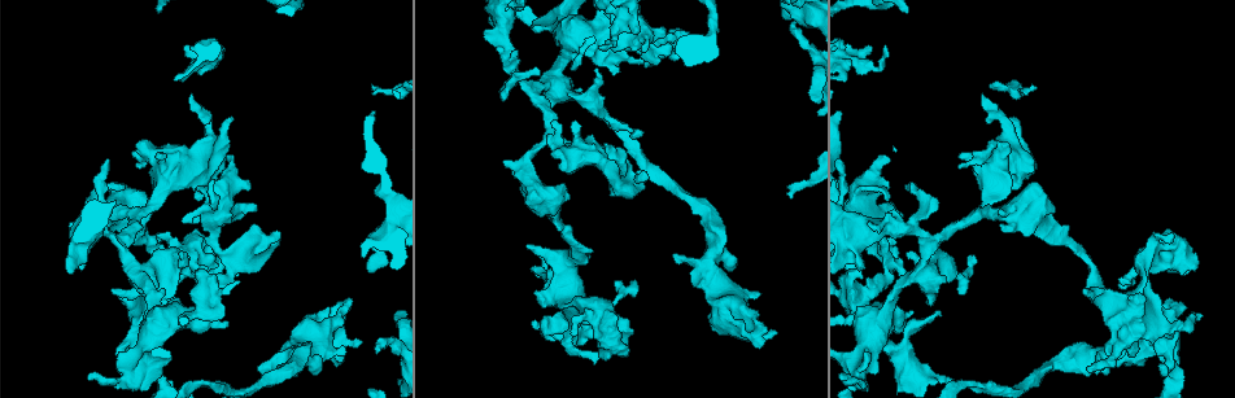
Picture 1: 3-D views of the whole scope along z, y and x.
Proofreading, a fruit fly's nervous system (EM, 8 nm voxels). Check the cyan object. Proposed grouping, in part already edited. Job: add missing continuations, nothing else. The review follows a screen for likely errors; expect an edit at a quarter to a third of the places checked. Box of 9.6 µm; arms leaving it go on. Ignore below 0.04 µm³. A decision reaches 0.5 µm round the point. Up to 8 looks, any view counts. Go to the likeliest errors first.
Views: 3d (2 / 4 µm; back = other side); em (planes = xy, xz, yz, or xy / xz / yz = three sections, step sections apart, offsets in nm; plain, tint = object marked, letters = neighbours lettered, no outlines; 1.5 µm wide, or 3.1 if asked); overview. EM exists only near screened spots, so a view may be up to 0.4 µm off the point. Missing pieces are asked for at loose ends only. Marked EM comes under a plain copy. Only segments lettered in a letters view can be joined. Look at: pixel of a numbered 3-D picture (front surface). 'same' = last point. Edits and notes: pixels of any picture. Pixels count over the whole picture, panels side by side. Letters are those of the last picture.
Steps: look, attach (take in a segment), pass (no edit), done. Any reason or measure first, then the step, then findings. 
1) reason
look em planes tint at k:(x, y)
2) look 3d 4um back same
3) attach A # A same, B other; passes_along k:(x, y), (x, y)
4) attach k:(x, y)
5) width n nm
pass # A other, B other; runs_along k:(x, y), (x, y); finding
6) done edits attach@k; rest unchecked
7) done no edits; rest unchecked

free end
look em planes tint at 1:(158, 239)

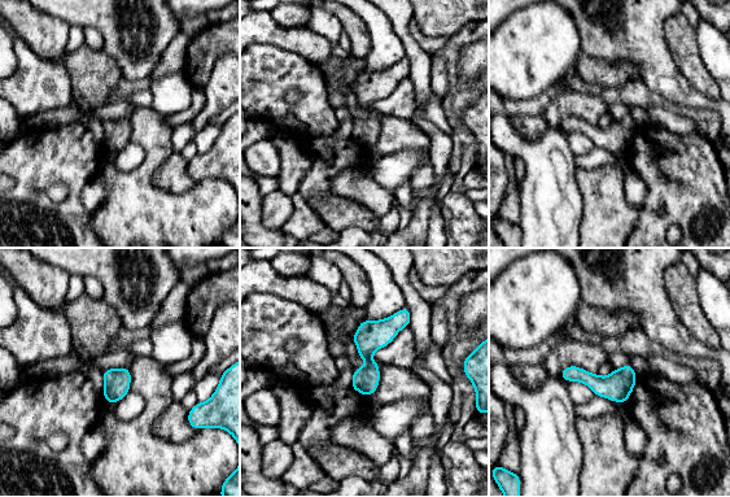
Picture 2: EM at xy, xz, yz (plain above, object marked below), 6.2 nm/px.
look em planes letters same

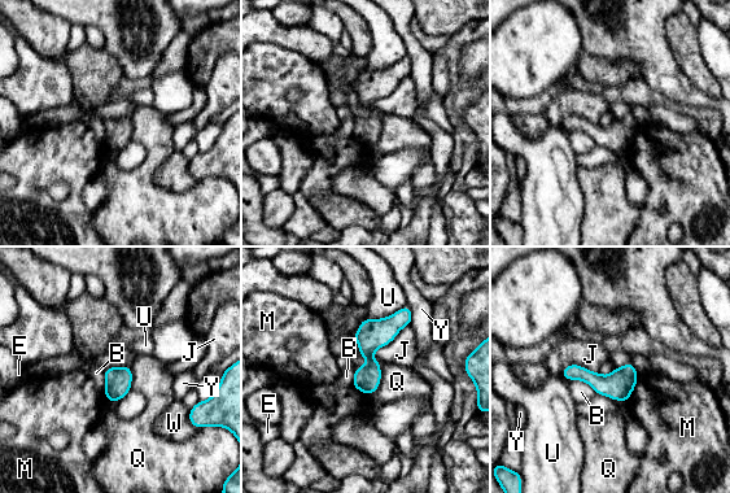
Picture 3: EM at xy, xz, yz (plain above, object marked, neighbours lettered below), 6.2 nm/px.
pass # B other, E other, J other, M other, Q other, U other, W other, Y other; none of them fits

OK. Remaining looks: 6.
free end
look 3d 4um at 1:(595, 68)

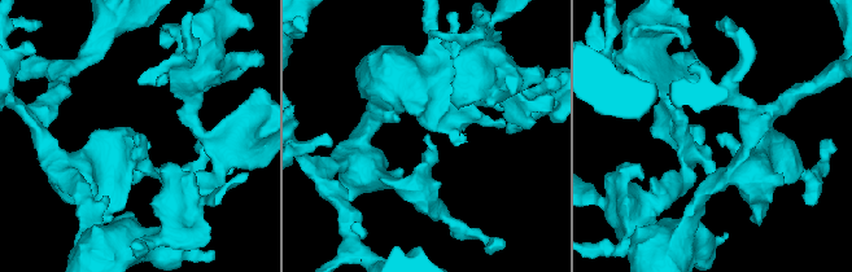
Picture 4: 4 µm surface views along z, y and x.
now the EM
look em xy step 8 letters at 4:(719, 138)

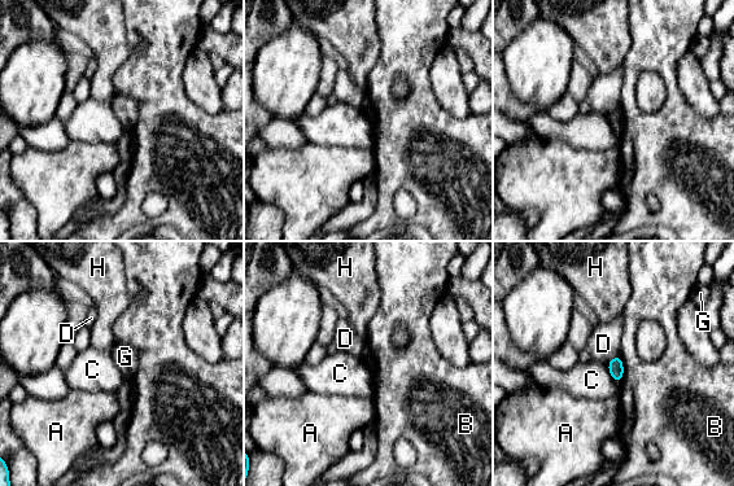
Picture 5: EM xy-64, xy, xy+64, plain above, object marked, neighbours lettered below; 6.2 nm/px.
another direction
look em yz step 4 letters same

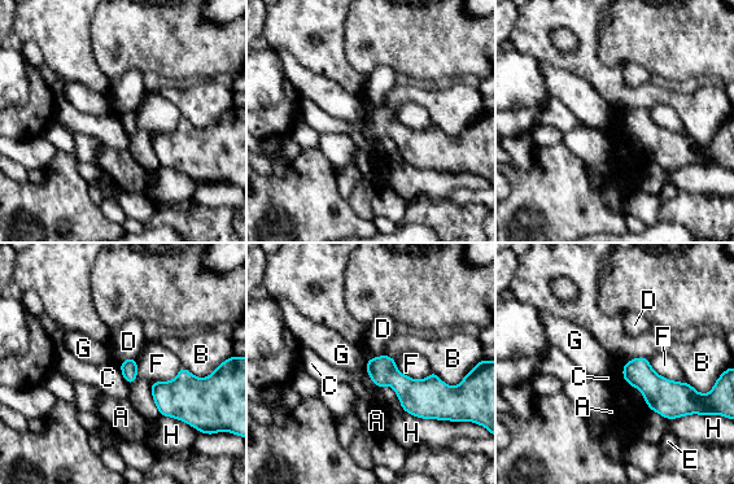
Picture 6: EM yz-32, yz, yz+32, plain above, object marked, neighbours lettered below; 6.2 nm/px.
width 110 nm
pass # A other, B other, C other, D other, E other, F other, G other, H other; none of them fits

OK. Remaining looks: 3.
an open end
look em planes letters at 1:(1087, 368)

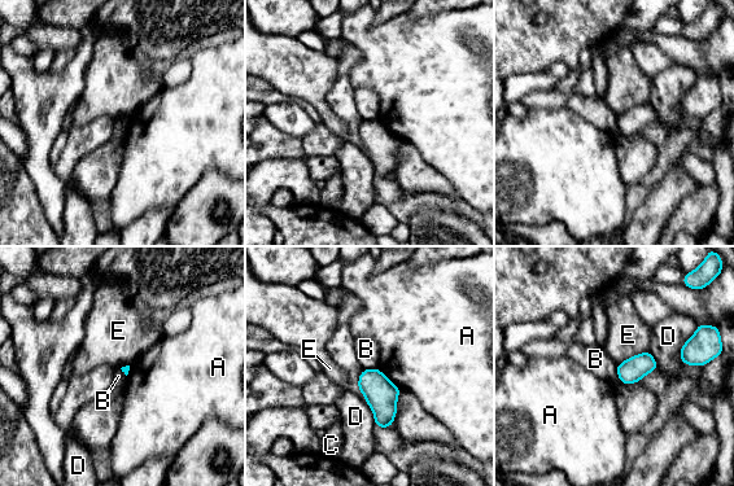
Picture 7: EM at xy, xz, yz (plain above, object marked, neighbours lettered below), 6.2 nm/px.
pass # A other, B other, C other, D other, E other; border 7:(616, 364), (616, 375), (620, 381); none of them fits

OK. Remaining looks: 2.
done no edits; rest unchecked

